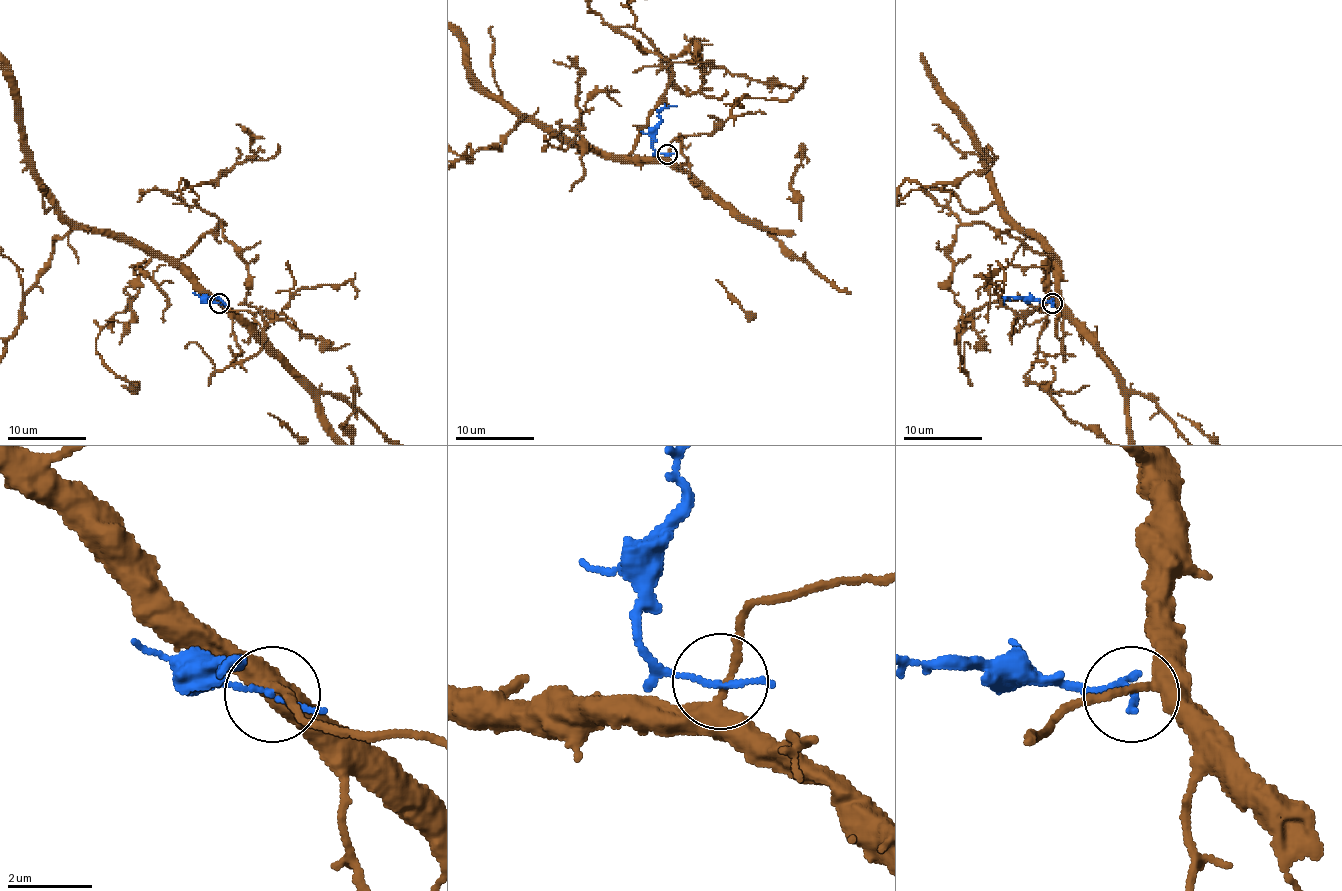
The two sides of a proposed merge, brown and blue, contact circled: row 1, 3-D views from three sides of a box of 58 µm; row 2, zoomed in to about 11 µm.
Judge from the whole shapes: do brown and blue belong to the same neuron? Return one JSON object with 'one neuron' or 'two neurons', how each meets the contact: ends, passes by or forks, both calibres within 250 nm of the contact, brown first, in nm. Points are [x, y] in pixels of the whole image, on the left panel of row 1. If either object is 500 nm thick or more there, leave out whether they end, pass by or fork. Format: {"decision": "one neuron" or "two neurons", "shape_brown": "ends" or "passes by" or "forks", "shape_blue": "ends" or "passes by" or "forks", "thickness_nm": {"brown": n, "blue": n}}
{"decision": "two neurons", "shape_brown": "passes by", "shape_blue": "passes by", "thickness_nm": {"brown": 260, "blue": 100}}

